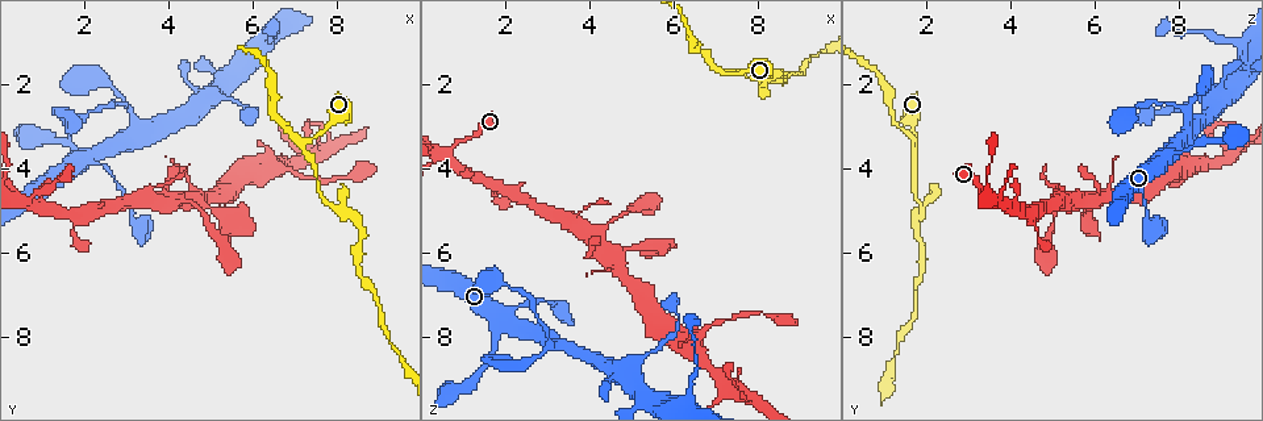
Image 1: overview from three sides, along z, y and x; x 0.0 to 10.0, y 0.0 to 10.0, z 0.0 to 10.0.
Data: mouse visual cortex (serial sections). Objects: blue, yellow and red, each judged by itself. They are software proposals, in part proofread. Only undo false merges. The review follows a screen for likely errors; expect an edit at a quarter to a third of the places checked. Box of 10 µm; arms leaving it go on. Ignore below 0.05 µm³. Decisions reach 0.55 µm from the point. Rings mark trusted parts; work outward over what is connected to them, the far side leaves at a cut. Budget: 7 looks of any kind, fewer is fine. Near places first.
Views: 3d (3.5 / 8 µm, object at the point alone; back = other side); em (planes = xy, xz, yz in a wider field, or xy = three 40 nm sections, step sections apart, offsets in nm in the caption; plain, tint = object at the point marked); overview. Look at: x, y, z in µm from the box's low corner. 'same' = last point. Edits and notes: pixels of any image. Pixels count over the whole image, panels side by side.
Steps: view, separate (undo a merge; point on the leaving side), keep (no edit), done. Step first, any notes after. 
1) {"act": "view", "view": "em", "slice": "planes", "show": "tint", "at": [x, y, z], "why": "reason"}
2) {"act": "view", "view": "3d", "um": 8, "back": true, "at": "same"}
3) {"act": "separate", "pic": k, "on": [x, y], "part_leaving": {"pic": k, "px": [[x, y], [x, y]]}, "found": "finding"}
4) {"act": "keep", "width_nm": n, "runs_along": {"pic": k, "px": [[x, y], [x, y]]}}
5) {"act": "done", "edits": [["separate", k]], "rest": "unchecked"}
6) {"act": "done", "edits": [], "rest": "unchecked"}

{"act": "view", "view": "3d", "um": 3.5, "at": [0.70, 4.80, 3.60]}

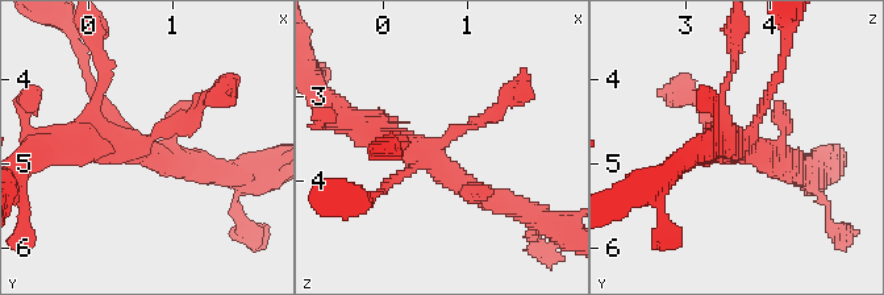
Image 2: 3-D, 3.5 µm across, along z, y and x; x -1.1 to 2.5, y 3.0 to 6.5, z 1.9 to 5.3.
{"act": "view", "view": "em", "slice": "xy", "step": 1, "show": "tint", "at": [0.65, 4.80, 3.60]}

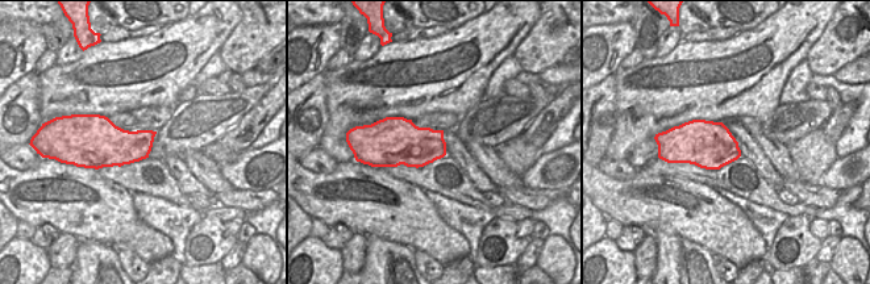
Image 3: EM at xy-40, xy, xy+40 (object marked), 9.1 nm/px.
{"act": "keep", "runs_along": {"pic": 2, "px": [[695, 96], [738, 149], [788, 165]]}, "found": "continuous, no second cell"}

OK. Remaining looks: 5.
{"act": "view", "view": "3d", "um": 8, "at": [7.10, 3.45, 1.70]}

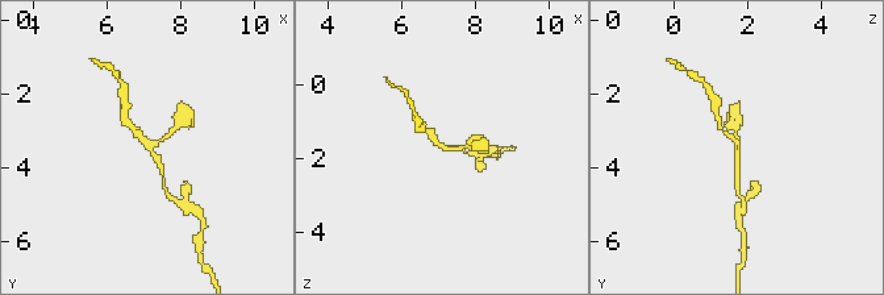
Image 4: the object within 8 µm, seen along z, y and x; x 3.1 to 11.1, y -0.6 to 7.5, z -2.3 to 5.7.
{"act": "view", "view": "3d", "um": 3.5, "at": "same"}

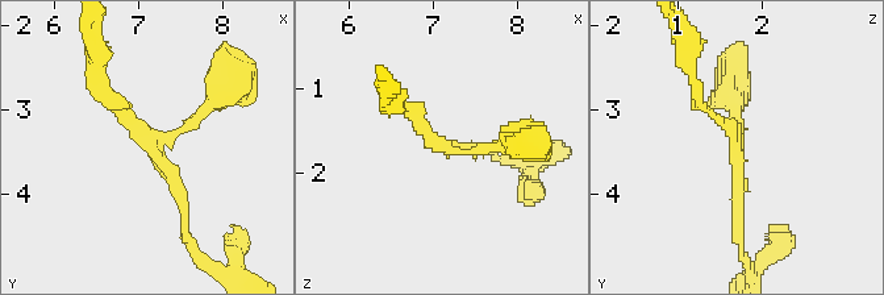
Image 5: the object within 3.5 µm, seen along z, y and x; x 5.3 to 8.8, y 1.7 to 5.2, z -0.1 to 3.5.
{"act": "keep", "arm_widths_nm": [150, 150, 200], "runs_along": {"pic": 5, "px": [[729, 88], [739, 125], [737, 223]]}, "found": "one cell here"}

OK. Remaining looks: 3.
{"act": "view", "view": "3d", "um": 3.5, "at": [8.60, 5.30, 1.70], "why": "sharp bend"}

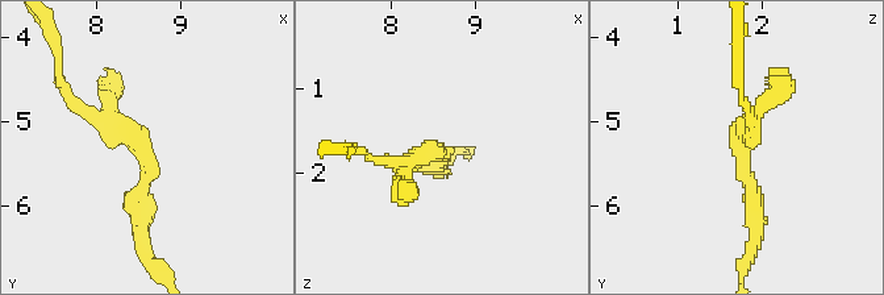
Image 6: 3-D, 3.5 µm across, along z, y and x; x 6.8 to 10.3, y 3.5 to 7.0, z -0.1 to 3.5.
{"act": "view", "view": "em", "slice": "xy", "step": 5, "show": "tint", "at": [8.60, 5.35, 1.75], "arm_widths_nm": [150, 200]}

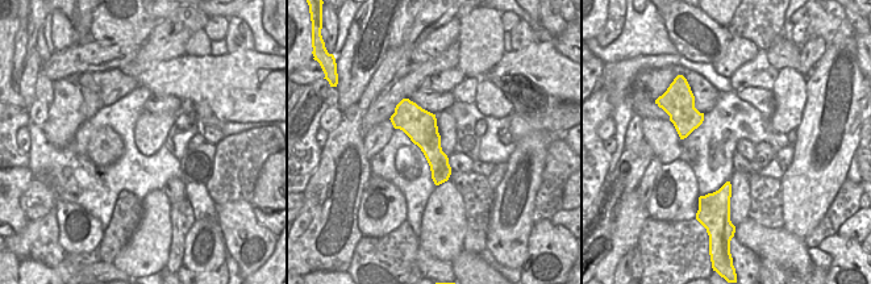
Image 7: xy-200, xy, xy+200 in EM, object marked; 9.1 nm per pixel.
{"act": "keep", "runs_along": {"pic": 6, "px": [[75, 103], [149, 160], [140, 232]]}, "found": "continuous, no second cell"}

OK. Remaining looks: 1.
{"act": "done", "edits": [], "rest": "unchecked"}

